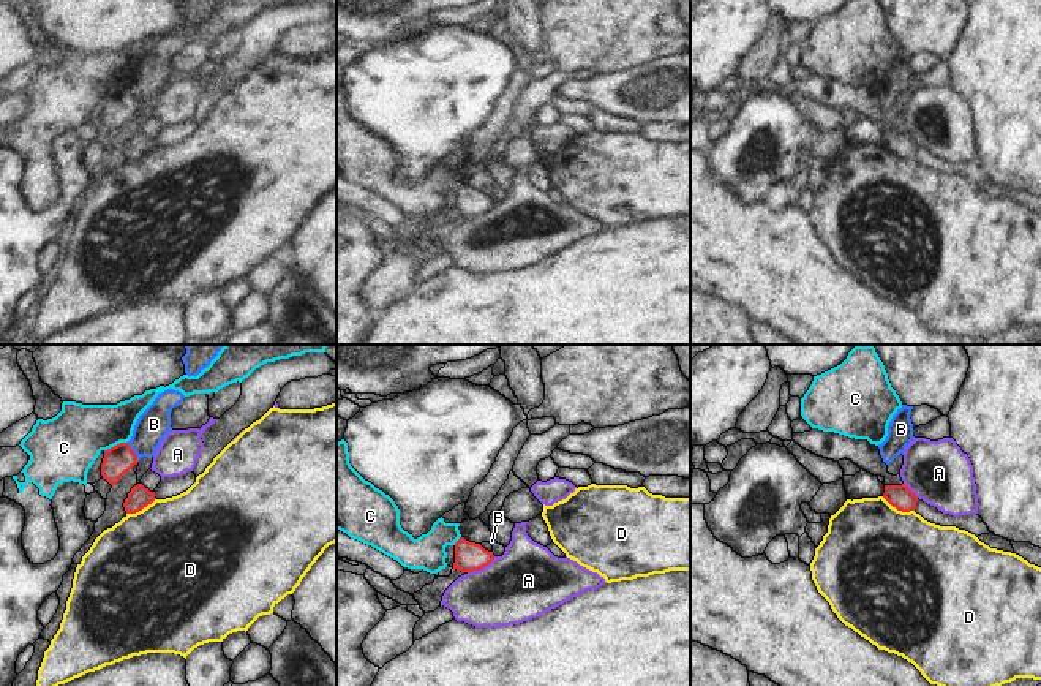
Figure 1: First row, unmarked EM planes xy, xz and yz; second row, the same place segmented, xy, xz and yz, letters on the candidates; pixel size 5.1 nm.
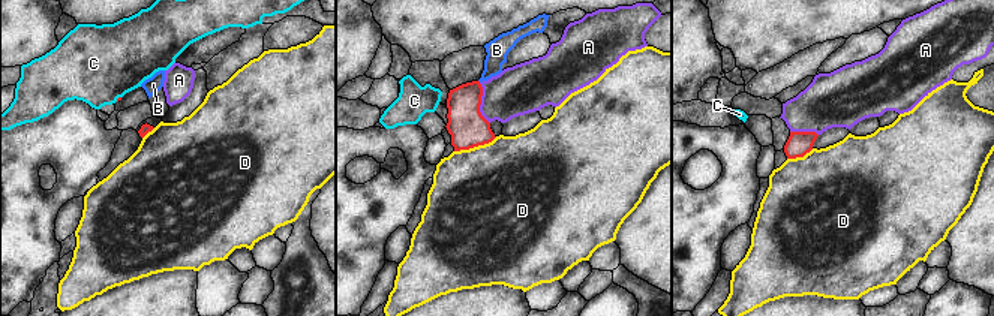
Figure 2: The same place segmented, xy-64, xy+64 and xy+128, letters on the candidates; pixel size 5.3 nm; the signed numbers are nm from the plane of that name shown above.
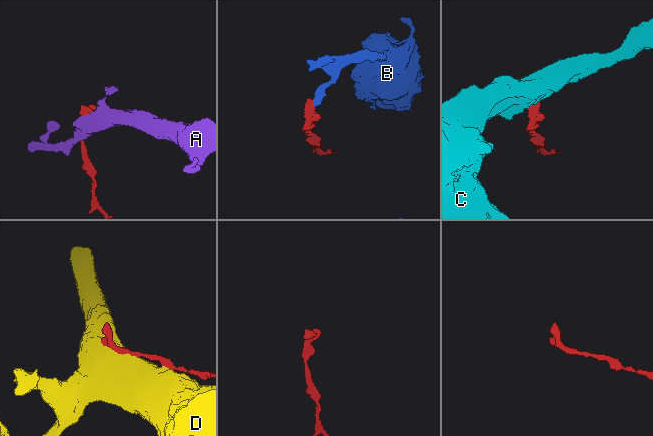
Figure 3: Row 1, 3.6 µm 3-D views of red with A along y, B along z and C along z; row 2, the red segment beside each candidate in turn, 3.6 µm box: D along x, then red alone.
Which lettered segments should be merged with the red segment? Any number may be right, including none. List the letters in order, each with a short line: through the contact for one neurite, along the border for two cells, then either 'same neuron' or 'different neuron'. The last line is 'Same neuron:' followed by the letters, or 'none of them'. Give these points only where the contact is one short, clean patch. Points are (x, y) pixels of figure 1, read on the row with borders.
A: different neuron
B: line xy (127, 443), (138, 460); different neuron
C: line xy (127, 441), (120, 441), (105, 451); different neuron
D: different neuron
Same neuron: none of them

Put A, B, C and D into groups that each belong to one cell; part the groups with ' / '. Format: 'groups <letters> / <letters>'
groups A / B / C / D

